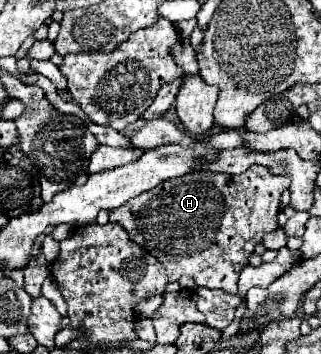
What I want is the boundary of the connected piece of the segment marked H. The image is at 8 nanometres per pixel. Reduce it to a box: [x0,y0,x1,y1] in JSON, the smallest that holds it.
[110,166,290,294]

